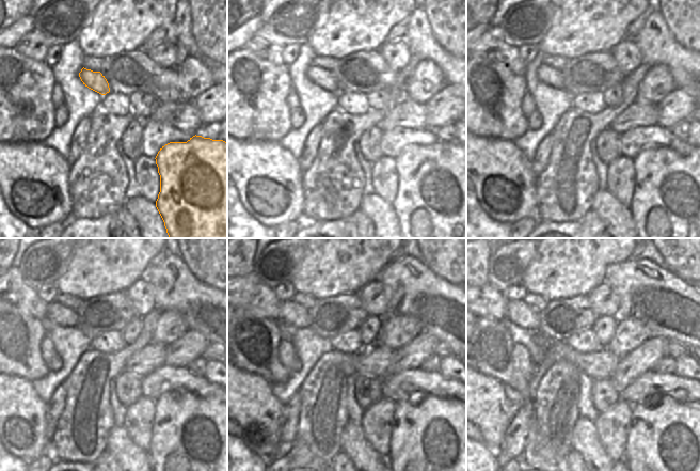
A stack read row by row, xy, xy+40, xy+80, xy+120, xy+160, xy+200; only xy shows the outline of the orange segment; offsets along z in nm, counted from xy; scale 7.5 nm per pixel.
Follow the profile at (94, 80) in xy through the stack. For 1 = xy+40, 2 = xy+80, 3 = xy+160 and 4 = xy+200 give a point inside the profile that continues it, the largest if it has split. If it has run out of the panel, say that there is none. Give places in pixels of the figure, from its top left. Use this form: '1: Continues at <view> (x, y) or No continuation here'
1: Continues at xy+40 (324, 78)
2: Continues at xy+80 (547, 75)
3: Continues at xy+160 (299, 313)
4: Continues at xy+200 (533, 313)

